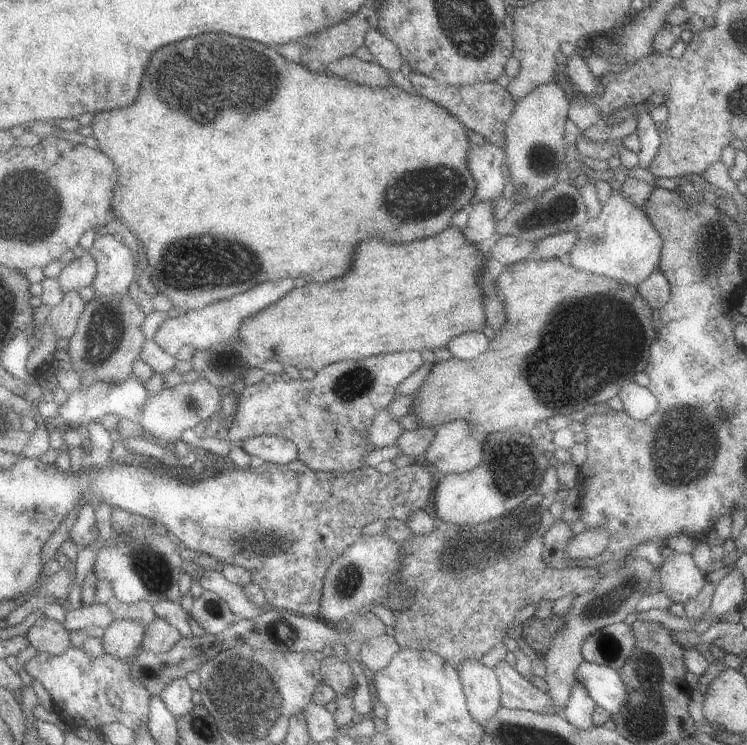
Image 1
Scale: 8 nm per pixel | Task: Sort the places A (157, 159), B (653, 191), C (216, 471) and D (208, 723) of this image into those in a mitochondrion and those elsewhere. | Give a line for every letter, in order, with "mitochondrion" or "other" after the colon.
A: other
B: other
C: other
D: mitochondrion

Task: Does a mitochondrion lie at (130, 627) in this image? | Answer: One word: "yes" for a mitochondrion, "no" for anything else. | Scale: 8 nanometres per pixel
no

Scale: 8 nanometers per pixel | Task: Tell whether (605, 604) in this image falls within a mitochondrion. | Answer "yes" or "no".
yes

